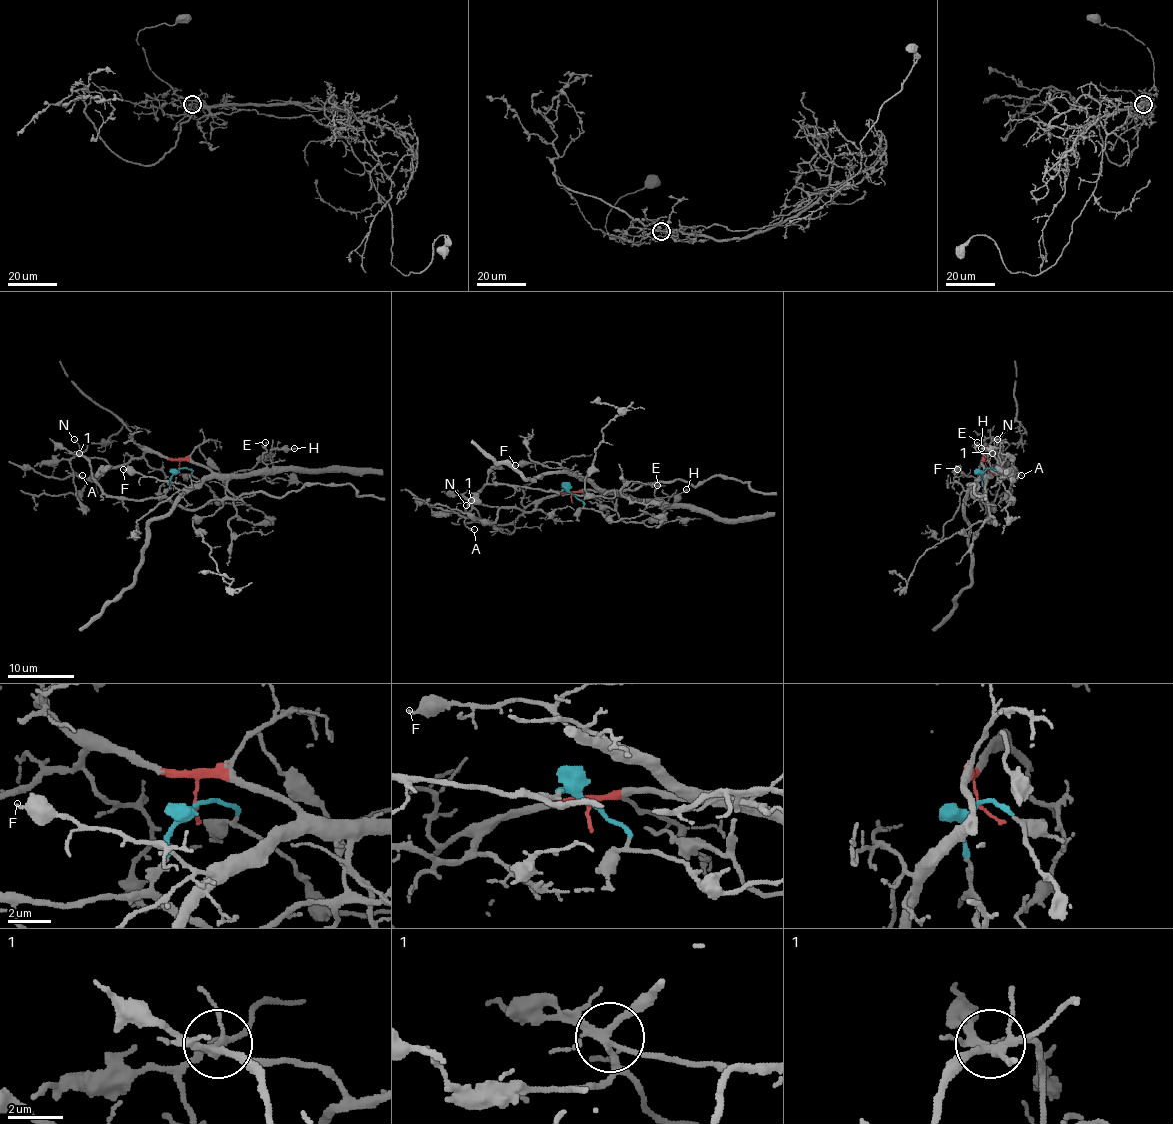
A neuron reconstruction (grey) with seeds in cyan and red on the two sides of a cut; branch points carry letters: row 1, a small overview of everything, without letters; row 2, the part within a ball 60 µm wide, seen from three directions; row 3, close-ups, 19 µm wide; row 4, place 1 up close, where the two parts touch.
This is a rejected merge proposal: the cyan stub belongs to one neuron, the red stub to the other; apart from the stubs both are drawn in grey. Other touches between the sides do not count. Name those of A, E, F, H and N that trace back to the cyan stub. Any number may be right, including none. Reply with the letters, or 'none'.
H, N

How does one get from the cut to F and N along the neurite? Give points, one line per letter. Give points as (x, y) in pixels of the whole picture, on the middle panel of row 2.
F: (570, 495), (574, 492), (602, 492), (554, 462), (516, 465)
N: (570, 493), (564, 490), (501, 485), (484, 487), (471, 505), (466, 505)

